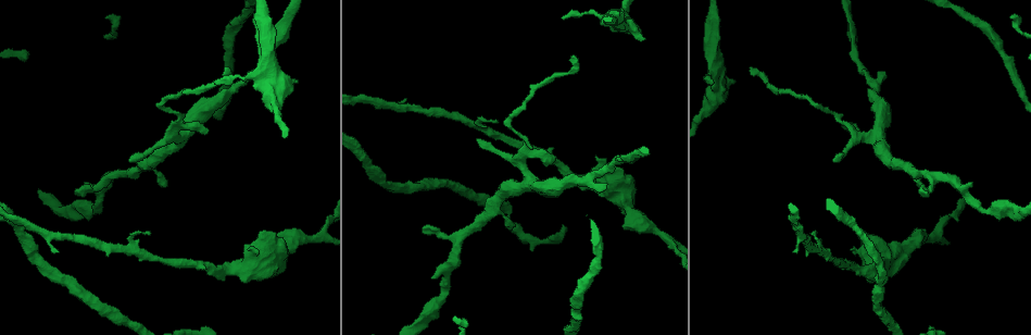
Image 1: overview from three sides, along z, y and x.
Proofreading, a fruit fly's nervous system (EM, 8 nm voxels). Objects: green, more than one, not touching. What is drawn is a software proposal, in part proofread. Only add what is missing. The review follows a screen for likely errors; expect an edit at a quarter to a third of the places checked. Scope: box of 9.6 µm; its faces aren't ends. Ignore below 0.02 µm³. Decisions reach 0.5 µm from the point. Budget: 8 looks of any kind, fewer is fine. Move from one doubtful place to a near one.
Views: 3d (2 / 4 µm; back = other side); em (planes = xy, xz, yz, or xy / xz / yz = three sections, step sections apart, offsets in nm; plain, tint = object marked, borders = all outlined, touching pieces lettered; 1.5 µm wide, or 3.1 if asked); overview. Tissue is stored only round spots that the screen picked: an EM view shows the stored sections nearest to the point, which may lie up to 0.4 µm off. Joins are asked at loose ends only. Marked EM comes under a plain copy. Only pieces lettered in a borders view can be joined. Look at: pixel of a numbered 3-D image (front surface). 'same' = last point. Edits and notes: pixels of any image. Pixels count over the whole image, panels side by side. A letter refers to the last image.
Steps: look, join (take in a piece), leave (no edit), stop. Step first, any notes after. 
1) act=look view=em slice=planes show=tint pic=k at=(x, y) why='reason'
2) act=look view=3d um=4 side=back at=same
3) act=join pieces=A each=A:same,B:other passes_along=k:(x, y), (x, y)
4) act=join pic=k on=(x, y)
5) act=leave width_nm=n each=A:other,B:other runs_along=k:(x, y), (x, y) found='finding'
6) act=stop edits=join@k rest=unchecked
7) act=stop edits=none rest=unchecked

act=look view=3d um=2 side=back pic=1 at=(879, 73) why='branch stops here'

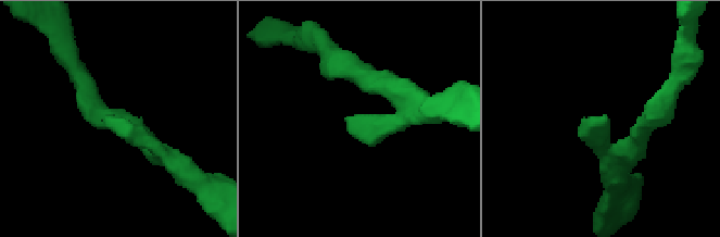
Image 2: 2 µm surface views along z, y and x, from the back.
act=look view=em slice=planes show=tint pic=2 at=(348, 117) why='need the tissue'

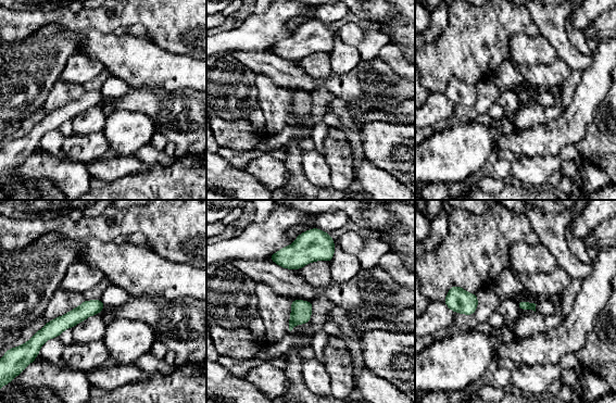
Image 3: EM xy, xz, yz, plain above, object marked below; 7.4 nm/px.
act=look view=em slice=planes show=borders at=same

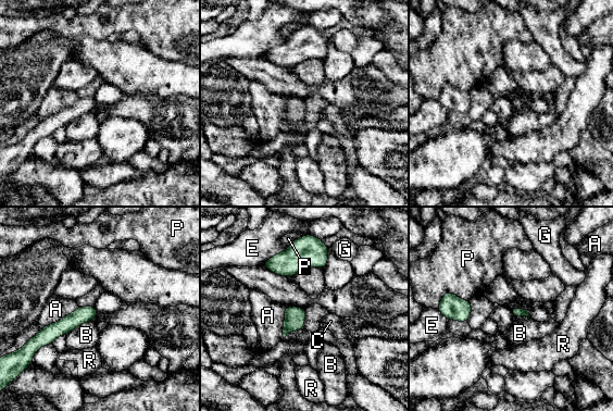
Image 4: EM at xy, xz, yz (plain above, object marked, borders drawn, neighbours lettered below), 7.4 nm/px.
act=leave each=A:other,B:other,C:other,E:other,G:other,P:other,R:other runs_along=4:(94, 310), (54, 329), (39, 343) found='no lettered piece goes on from it'

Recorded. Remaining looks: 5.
act=look view=3d um=2 pic=1 at=(749, 68)

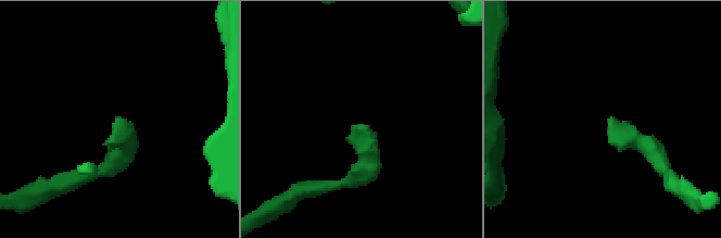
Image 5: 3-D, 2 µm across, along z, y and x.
act=look view=em slice=xz step=8 show=borders pic=5 at=(613, 118)

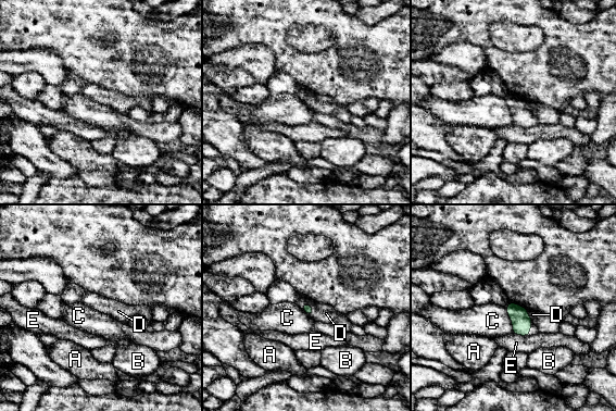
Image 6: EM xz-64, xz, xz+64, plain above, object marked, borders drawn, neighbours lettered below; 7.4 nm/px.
act=leave each=A:other,B:other,C:other,D:other,E:other border=6:(304, 302), (311, 306), (313, 315) found='no lettered piece goes on from it'

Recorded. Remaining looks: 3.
act=look view=em slice=planes show=borders pic=1 at=(147, 232) why='branch stops here'

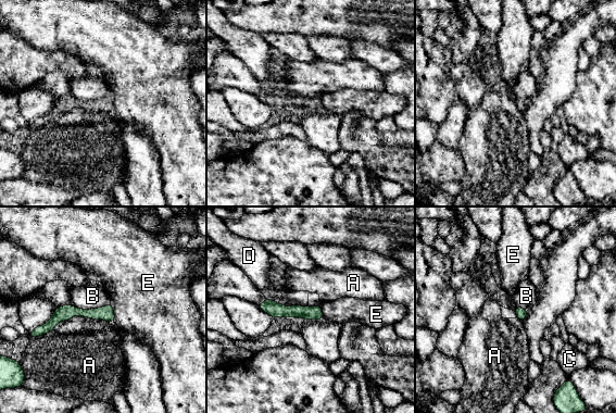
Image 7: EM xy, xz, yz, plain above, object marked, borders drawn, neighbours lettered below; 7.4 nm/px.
act=leave each=A:other,B:other,C:other,D:other,E:other border=7:(110, 302), (90, 309), (70, 304) found='no lettered piece goes on from it'

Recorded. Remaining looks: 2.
act=stop edits=none rest=unchecked

